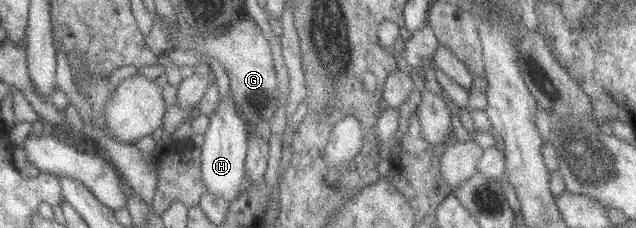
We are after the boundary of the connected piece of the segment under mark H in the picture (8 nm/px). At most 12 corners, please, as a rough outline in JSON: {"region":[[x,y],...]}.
{"region":[[220,96],[199,147],[206,193],[227,203],[244,175],[248,126]]}

